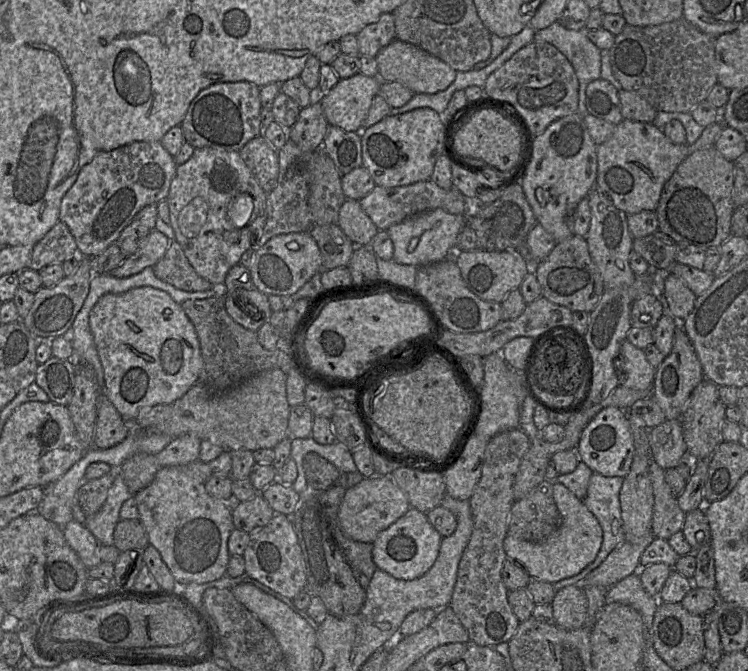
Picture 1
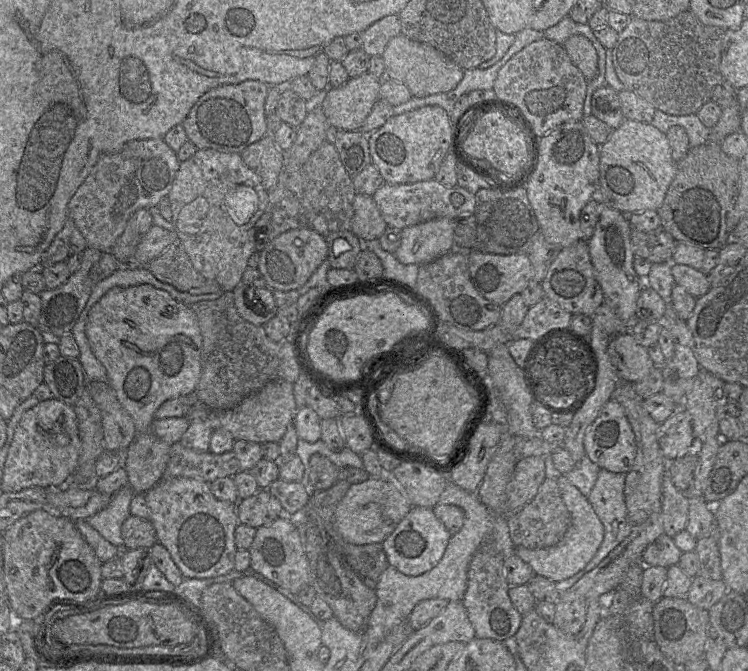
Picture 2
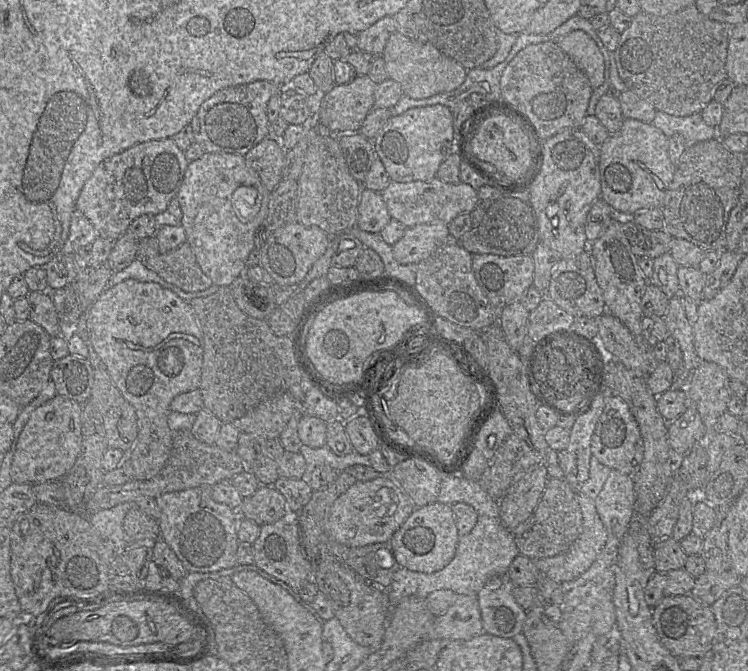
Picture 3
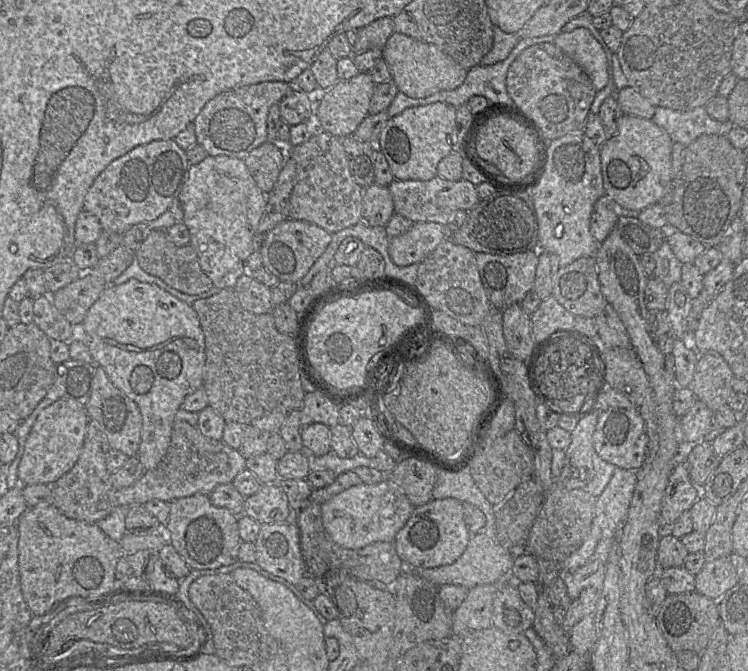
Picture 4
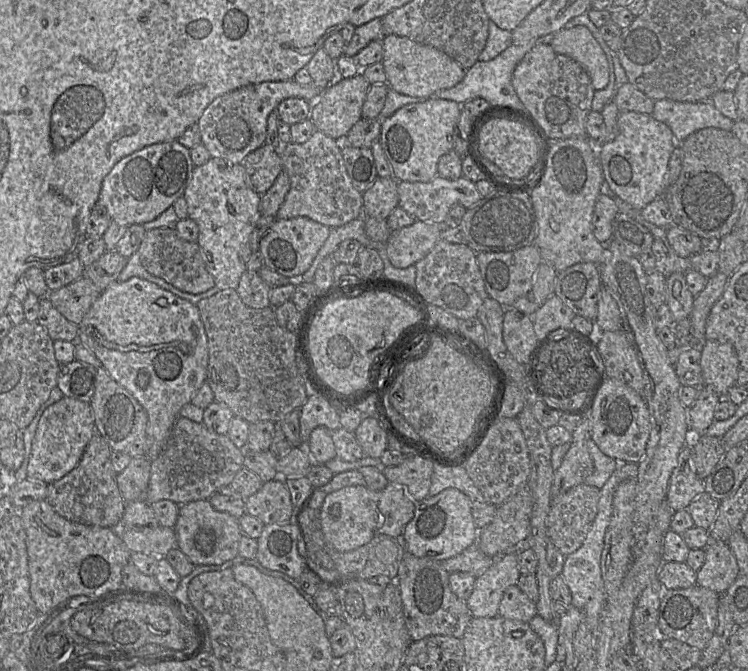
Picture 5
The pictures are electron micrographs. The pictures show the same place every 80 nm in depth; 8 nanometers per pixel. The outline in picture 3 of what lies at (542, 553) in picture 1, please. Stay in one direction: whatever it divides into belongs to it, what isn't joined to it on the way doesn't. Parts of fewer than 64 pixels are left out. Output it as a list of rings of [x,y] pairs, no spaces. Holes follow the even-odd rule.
[[[578,490],[575,492],[582,513],[582,530],[579,537],[566,552],[554,557],[534,560],[542,577],[548,577],[557,583],[575,580],[586,572],[596,560],[607,539],[607,532],[595,509],[594,499],[588,498]]]

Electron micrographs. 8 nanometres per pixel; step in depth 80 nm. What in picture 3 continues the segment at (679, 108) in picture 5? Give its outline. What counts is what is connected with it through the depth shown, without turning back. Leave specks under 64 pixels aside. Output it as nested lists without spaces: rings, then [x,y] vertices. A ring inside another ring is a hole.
[[[656,111],[652,124],[668,138],[674,134],[680,134],[684,138],[686,147],[717,137],[717,127],[708,125],[700,112],[689,116],[673,116]]]

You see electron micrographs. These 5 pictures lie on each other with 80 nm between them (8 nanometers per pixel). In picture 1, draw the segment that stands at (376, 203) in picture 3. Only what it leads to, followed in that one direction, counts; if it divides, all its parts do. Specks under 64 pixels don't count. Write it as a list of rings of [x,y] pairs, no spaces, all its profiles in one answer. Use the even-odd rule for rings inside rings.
[[[349,198],[339,210],[337,224],[355,245],[370,246],[379,231],[363,211],[359,201]]]

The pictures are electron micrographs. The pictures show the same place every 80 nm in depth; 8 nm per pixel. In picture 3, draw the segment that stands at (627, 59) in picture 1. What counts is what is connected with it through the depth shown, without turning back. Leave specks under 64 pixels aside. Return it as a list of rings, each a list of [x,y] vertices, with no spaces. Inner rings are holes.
[[[695,3],[681,9],[676,13],[666,16],[656,16],[640,11],[637,15],[631,18],[629,27],[622,33],[620,33],[618,45],[613,51],[613,57],[617,66],[619,76],[629,91],[634,92],[641,99],[651,104],[656,111],[662,111],[673,116],[689,116],[694,113],[699,113],[711,100],[713,100],[713,92],[719,82],[727,77],[725,62],[732,27],[732,25],[725,22],[709,19],[698,10]]]

